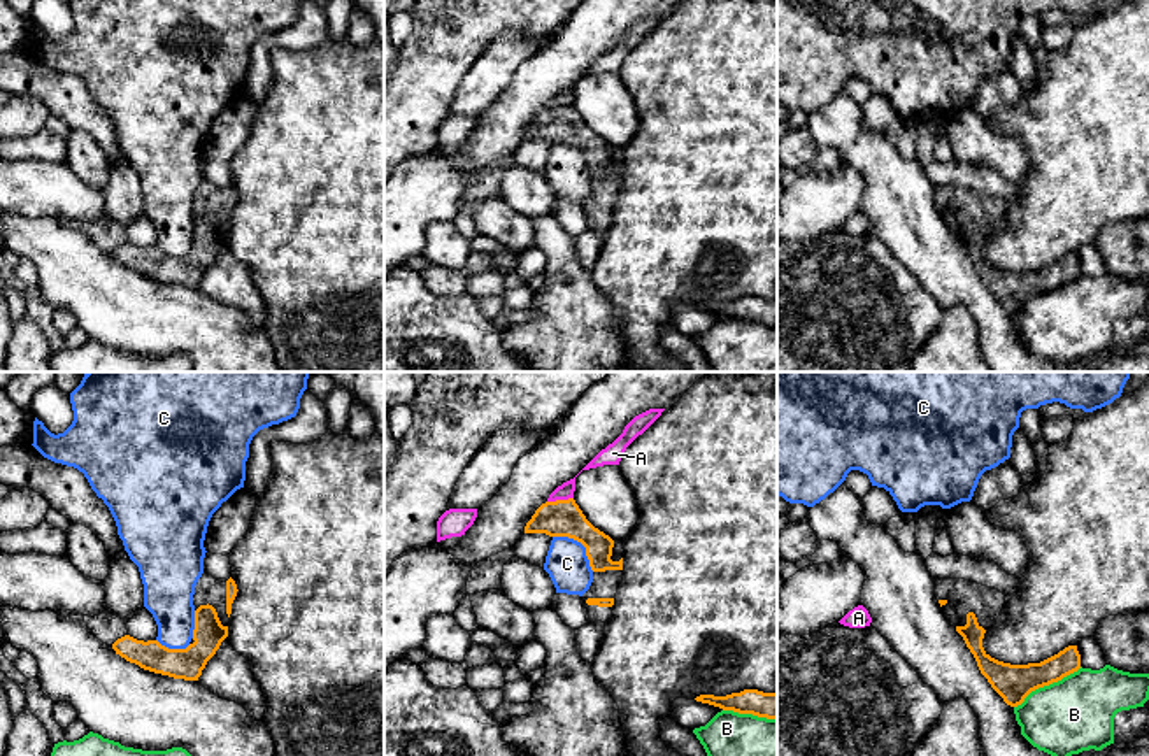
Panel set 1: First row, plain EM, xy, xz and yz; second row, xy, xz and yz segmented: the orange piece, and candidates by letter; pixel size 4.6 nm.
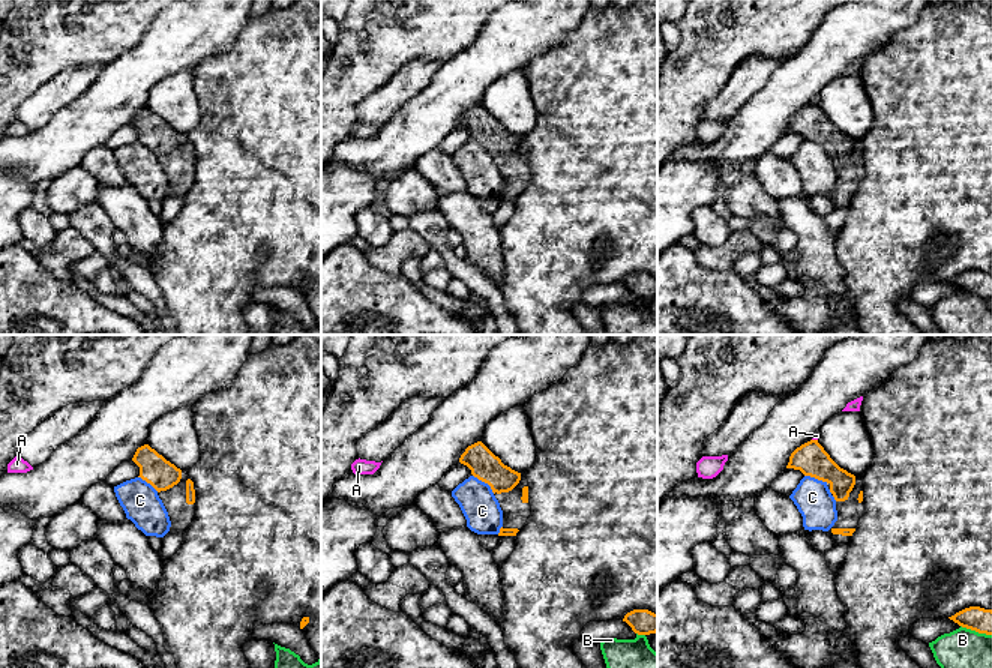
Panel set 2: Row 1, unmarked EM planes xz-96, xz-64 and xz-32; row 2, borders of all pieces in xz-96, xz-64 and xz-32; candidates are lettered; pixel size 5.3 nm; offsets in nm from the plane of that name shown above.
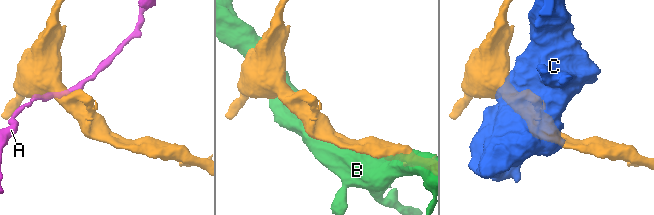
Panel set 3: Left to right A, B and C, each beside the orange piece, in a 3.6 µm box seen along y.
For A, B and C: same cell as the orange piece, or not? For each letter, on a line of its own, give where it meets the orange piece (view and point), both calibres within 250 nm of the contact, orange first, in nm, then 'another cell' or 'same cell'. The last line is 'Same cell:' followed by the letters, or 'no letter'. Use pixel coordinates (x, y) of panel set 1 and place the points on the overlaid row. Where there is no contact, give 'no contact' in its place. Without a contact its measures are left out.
A: xz (560, 500) | 170/70 nm | another cell
B: yz (1048, 684) | 170/340 nm | another cell
C: xz (581, 542) | 170/190 nm | another cell
Same cell: no letter

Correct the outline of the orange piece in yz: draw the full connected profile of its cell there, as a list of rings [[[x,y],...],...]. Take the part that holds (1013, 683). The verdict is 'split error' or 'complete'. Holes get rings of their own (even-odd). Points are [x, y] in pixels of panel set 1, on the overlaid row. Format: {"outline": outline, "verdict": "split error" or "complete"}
{"outline": [[[937,579],[935,596],[949,624],[974,654],[981,674],[1010,707],[1021,705],[1031,691],[1081,668],[1077,645],[1068,645],[1040,663],[1010,665],[991,658],[982,647],[982,638],[996,624],[1005,605],[1005,595],[998,589],[965,579]]], "verdict": "split error"}

